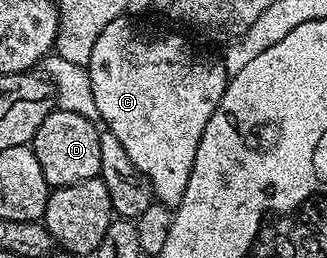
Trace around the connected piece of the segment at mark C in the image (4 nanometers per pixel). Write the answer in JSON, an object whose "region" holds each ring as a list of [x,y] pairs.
{"region":[[[122,17],[99,33],[88,71],[104,130],[119,137],[131,165],[147,177],[154,200],[176,209],[187,193],[203,129],[229,84],[224,62],[196,51],[181,35],[152,35]]]}

